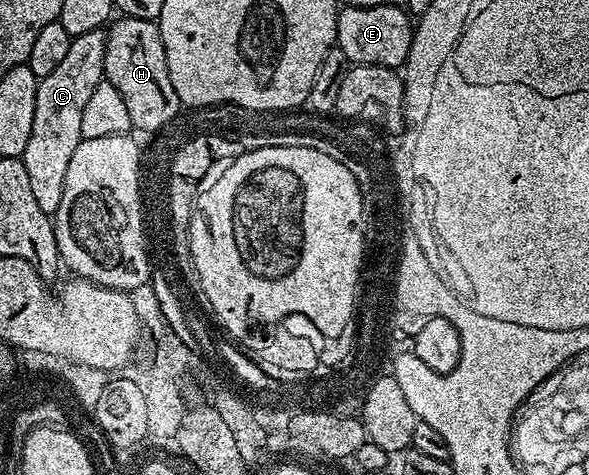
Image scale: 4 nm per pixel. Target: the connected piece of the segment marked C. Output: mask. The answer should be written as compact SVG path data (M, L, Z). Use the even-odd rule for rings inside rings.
M96 28L87 34L70 39L67 54L51 74L40 77L35 94L35 118L31 122L31 138L27 150L20 156L27 168L32 196L42 211L52 214L59 210L63 198L63 182L67 179L67 165L71 154L81 144L83 110L95 86L103 82L105 74L105 32Z

